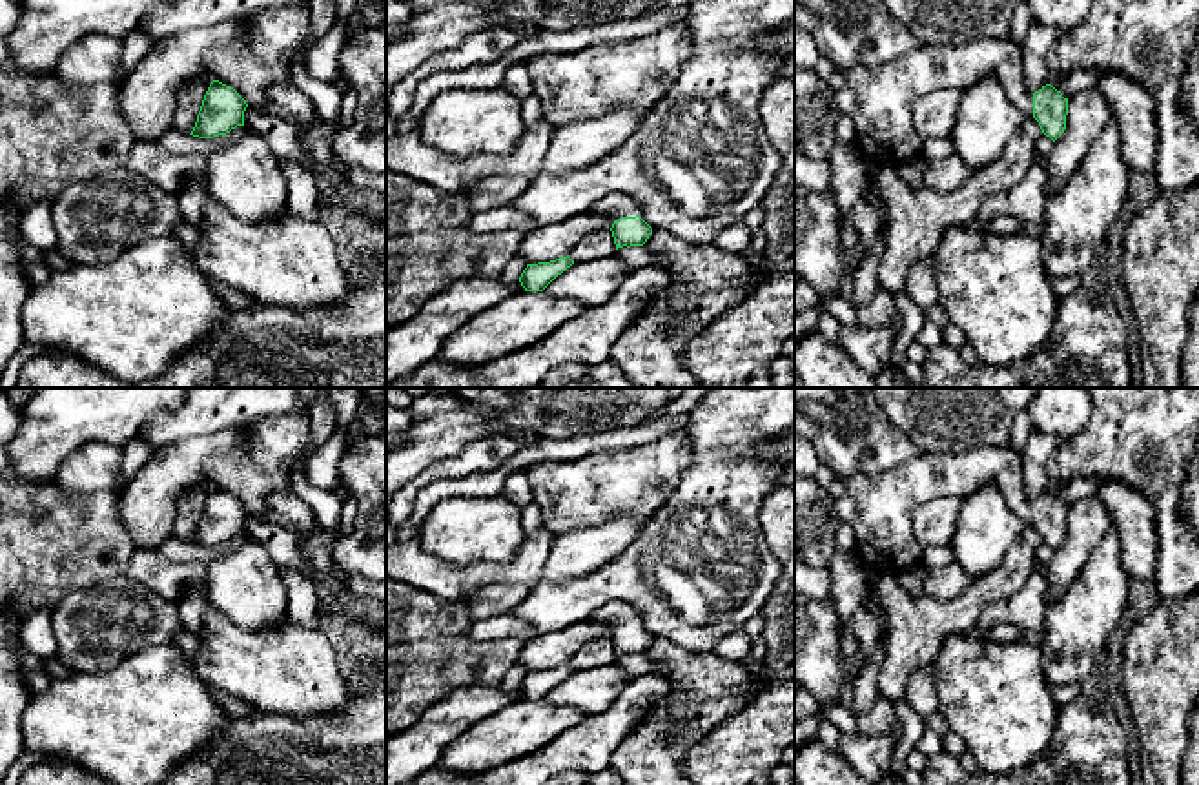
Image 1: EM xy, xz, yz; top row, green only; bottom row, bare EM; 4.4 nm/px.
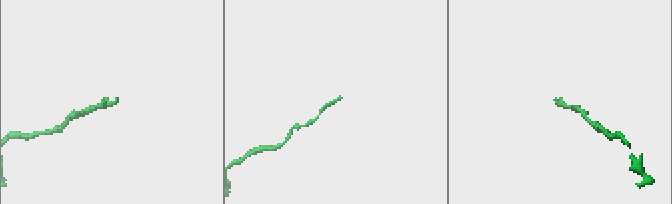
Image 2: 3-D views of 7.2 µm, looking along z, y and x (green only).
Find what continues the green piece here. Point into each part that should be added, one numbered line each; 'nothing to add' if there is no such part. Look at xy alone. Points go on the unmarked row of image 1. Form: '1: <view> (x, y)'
nothing to add

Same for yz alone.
1: yz (884, 534)

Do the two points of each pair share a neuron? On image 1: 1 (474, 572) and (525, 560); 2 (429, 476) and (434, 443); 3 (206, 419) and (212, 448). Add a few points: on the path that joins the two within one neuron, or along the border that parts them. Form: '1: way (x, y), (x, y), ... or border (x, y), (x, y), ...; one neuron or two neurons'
1: way (487, 572), (512, 572); one neuron
2: border (469, 445), (454, 456), (438, 458), (405, 485); two neurons
3: border (245, 425), (188, 436), (168, 448); two neurons

